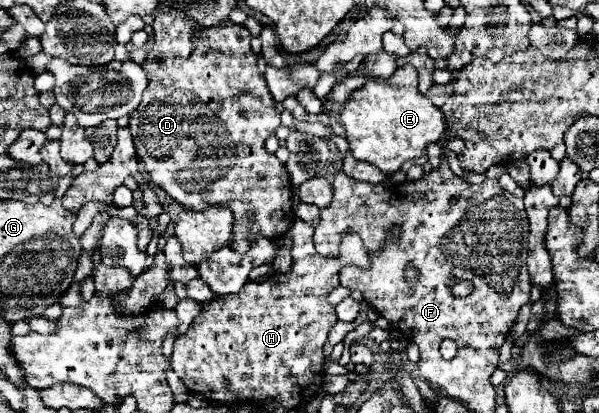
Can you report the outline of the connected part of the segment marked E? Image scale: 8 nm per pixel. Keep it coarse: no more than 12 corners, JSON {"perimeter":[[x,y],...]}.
{"perimeter":[[417,70],[351,92],[351,154],[387,176],[445,134]]}

